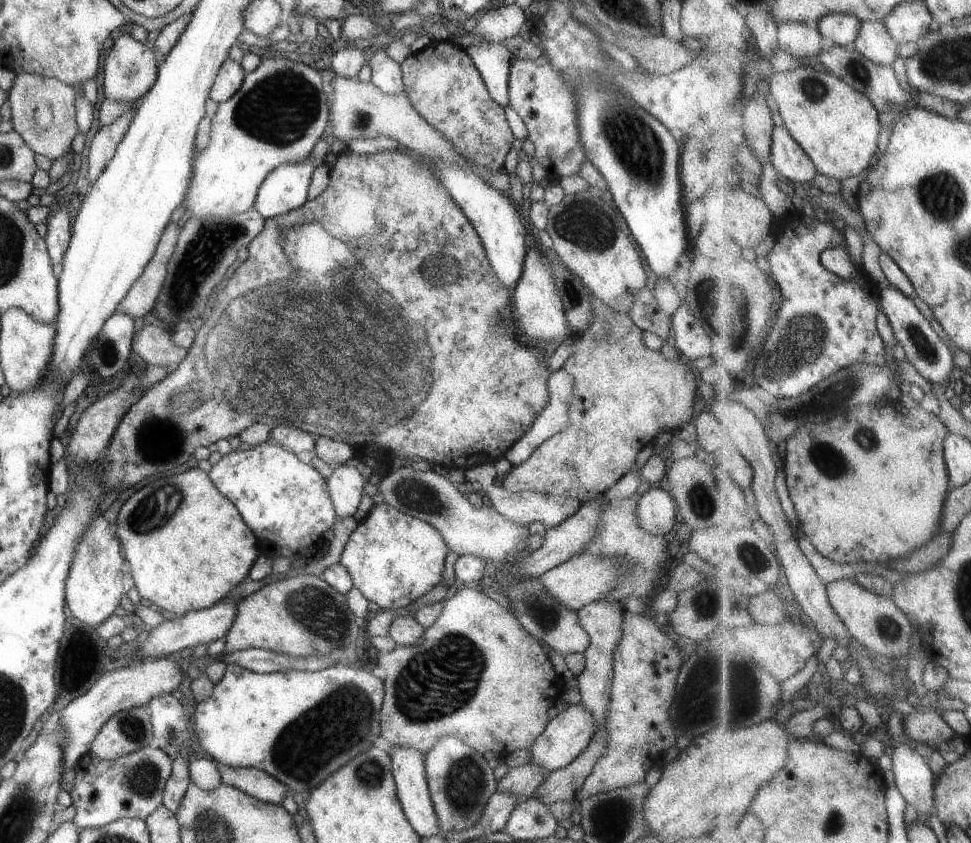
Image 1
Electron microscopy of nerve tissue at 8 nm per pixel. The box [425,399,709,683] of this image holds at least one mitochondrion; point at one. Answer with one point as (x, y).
(544, 615)

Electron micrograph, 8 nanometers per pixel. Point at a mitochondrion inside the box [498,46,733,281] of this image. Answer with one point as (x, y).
(634, 144)

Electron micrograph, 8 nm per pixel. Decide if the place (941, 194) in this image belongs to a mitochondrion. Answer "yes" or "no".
yes

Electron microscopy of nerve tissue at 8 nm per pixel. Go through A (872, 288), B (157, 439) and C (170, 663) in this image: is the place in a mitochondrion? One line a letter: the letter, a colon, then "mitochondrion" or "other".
A: other
B: mitochondrion
C: other

